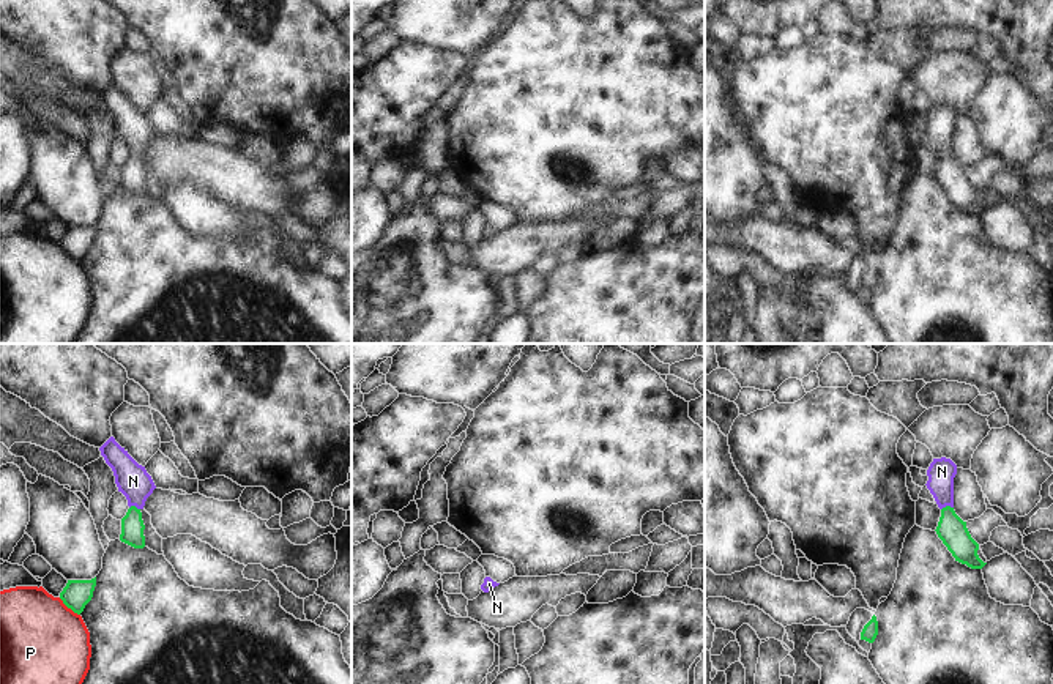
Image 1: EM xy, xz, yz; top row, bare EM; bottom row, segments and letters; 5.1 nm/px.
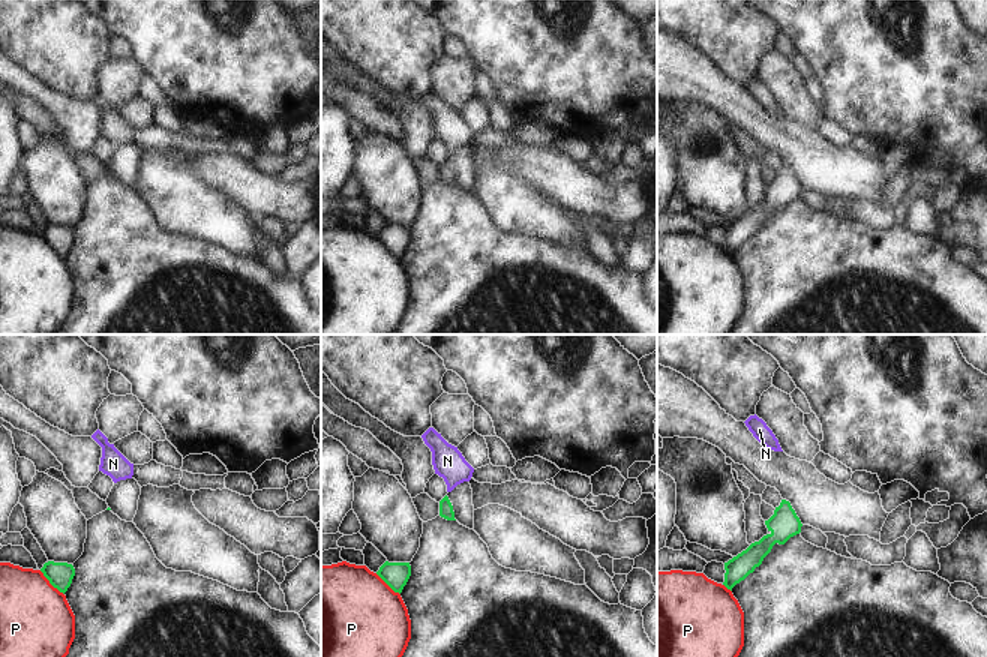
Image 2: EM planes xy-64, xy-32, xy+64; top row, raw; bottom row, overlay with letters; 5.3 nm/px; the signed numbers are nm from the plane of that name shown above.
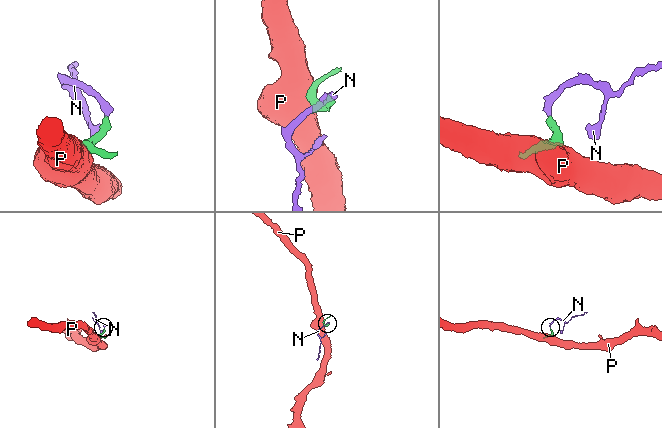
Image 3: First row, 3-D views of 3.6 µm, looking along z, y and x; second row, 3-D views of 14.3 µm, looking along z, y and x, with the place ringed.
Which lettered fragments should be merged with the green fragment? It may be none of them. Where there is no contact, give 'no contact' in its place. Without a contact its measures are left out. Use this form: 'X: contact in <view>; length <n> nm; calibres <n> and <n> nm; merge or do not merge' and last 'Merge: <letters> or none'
N: contact in yz; length 70 nm; calibres 150 and 140 nm; merge
P: contact in xy; length 140 nm; calibres 150 and 460 nm; do not merge
Merge: N

